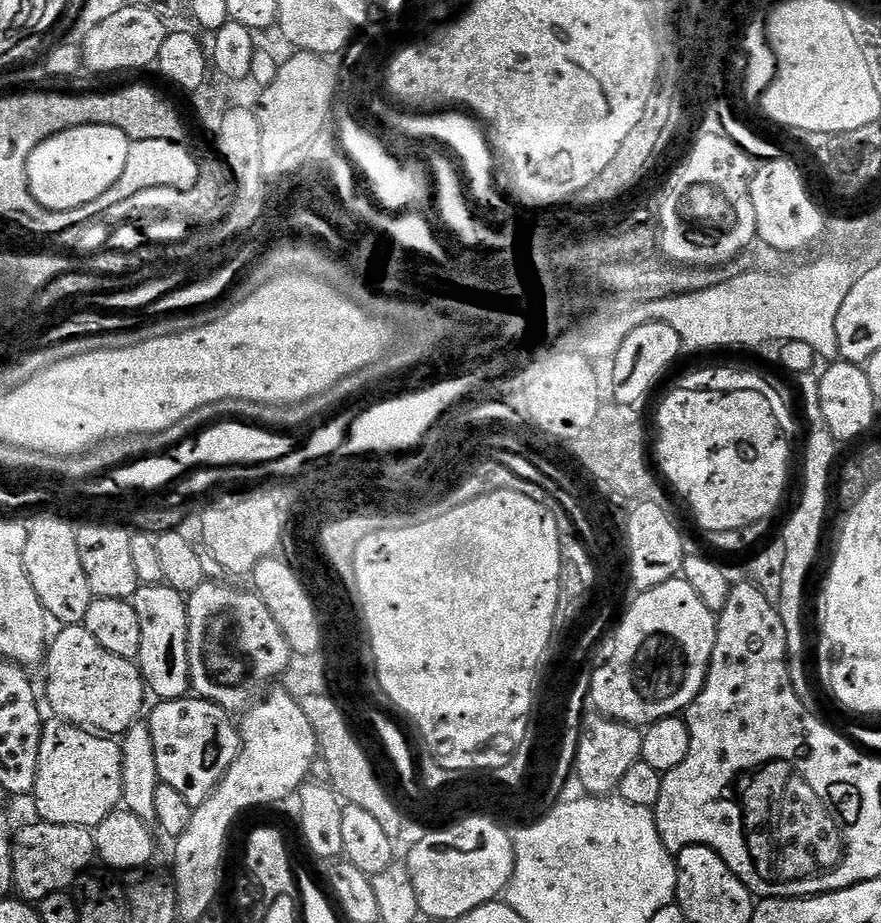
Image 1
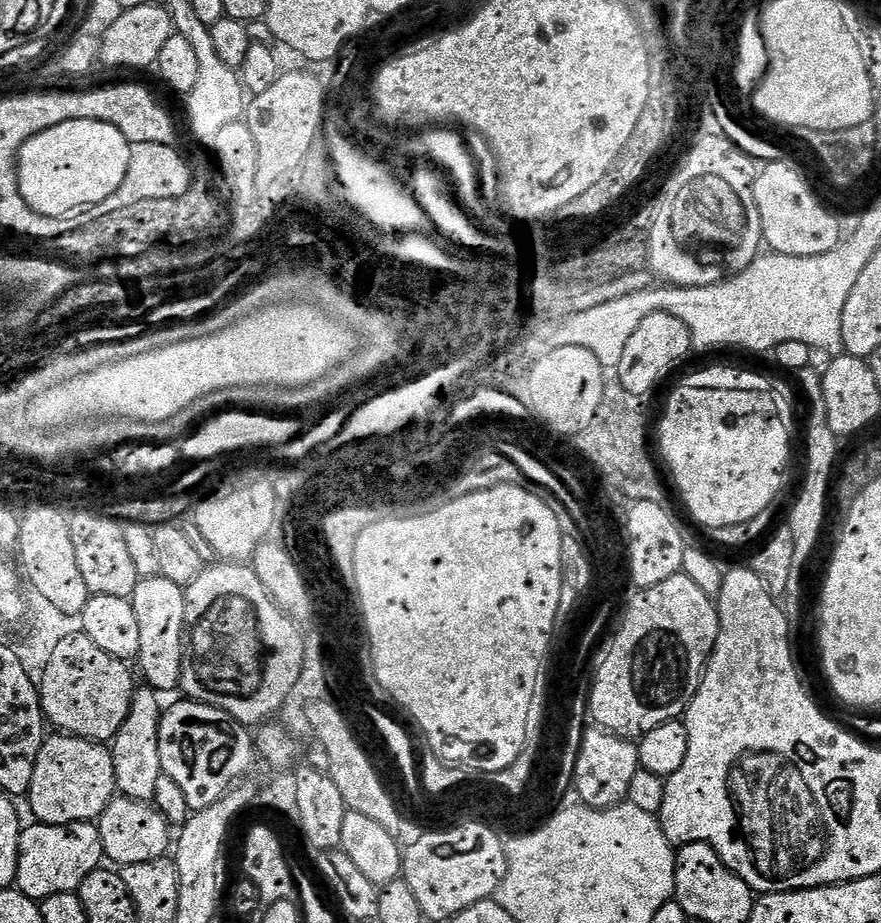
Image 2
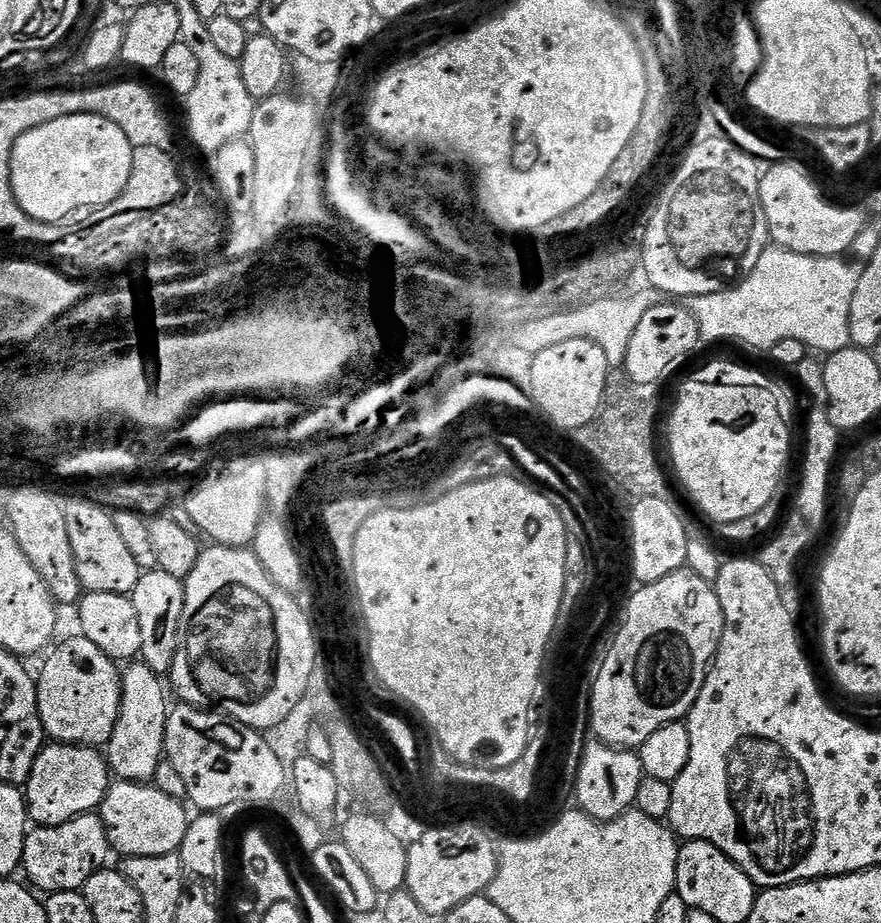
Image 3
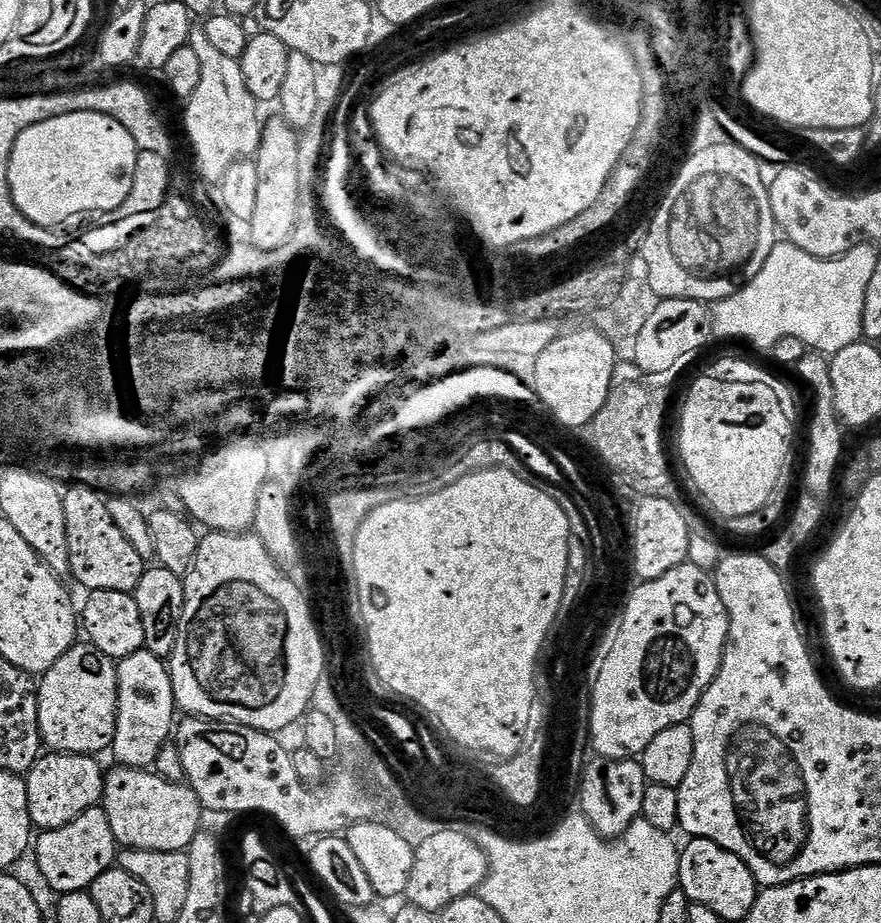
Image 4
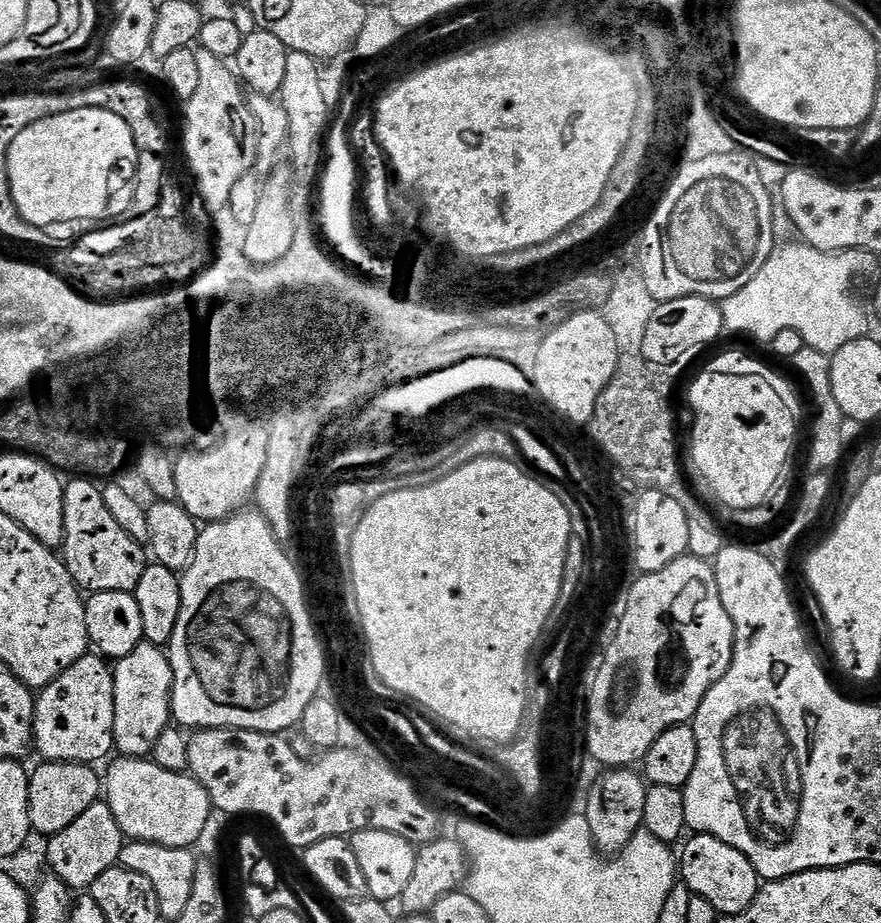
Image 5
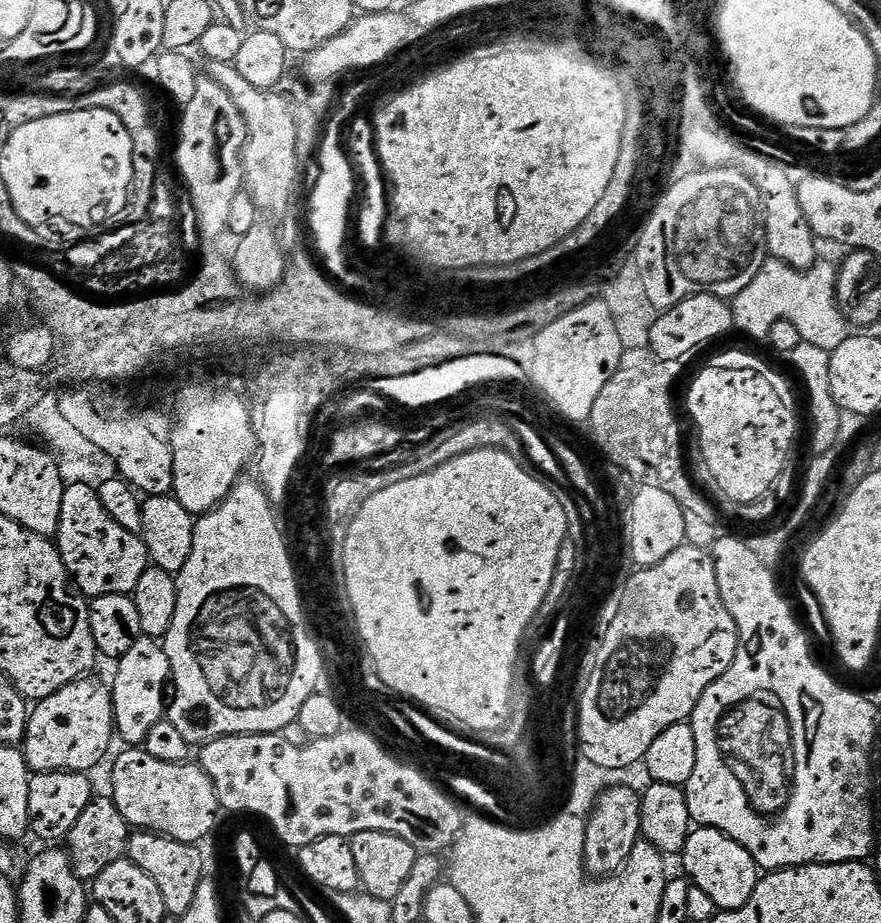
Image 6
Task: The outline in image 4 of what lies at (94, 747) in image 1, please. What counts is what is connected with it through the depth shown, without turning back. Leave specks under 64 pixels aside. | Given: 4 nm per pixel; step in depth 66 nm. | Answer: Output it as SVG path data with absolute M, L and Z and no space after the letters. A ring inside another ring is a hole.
M49 751L41 755L26 774L30 818L37 829L66 826L103 801L106 772L100 769L98 761L96 756L75 756L65 752Z

